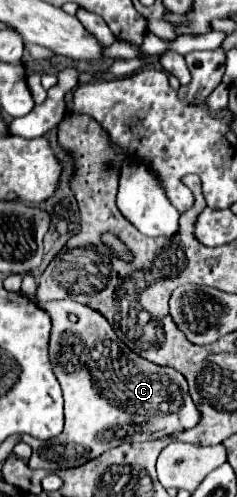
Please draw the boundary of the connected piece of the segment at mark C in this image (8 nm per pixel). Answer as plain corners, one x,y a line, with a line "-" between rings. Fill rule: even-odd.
73,299
51,301
41,305
53,319
49,355
53,373
61,383
63,399
65,399
65,429
59,437
49,441
39,441
29,435
21,435
21,441
33,447
33,455
29,459
31,469
71,469
79,467
111,447
127,441
153,441
161,437
169,437
173,433
187,431
199,423
199,411
189,395
187,383
177,383
177,371
171,367
149,367
149,361
133,353
113,331
107,319
81,305

